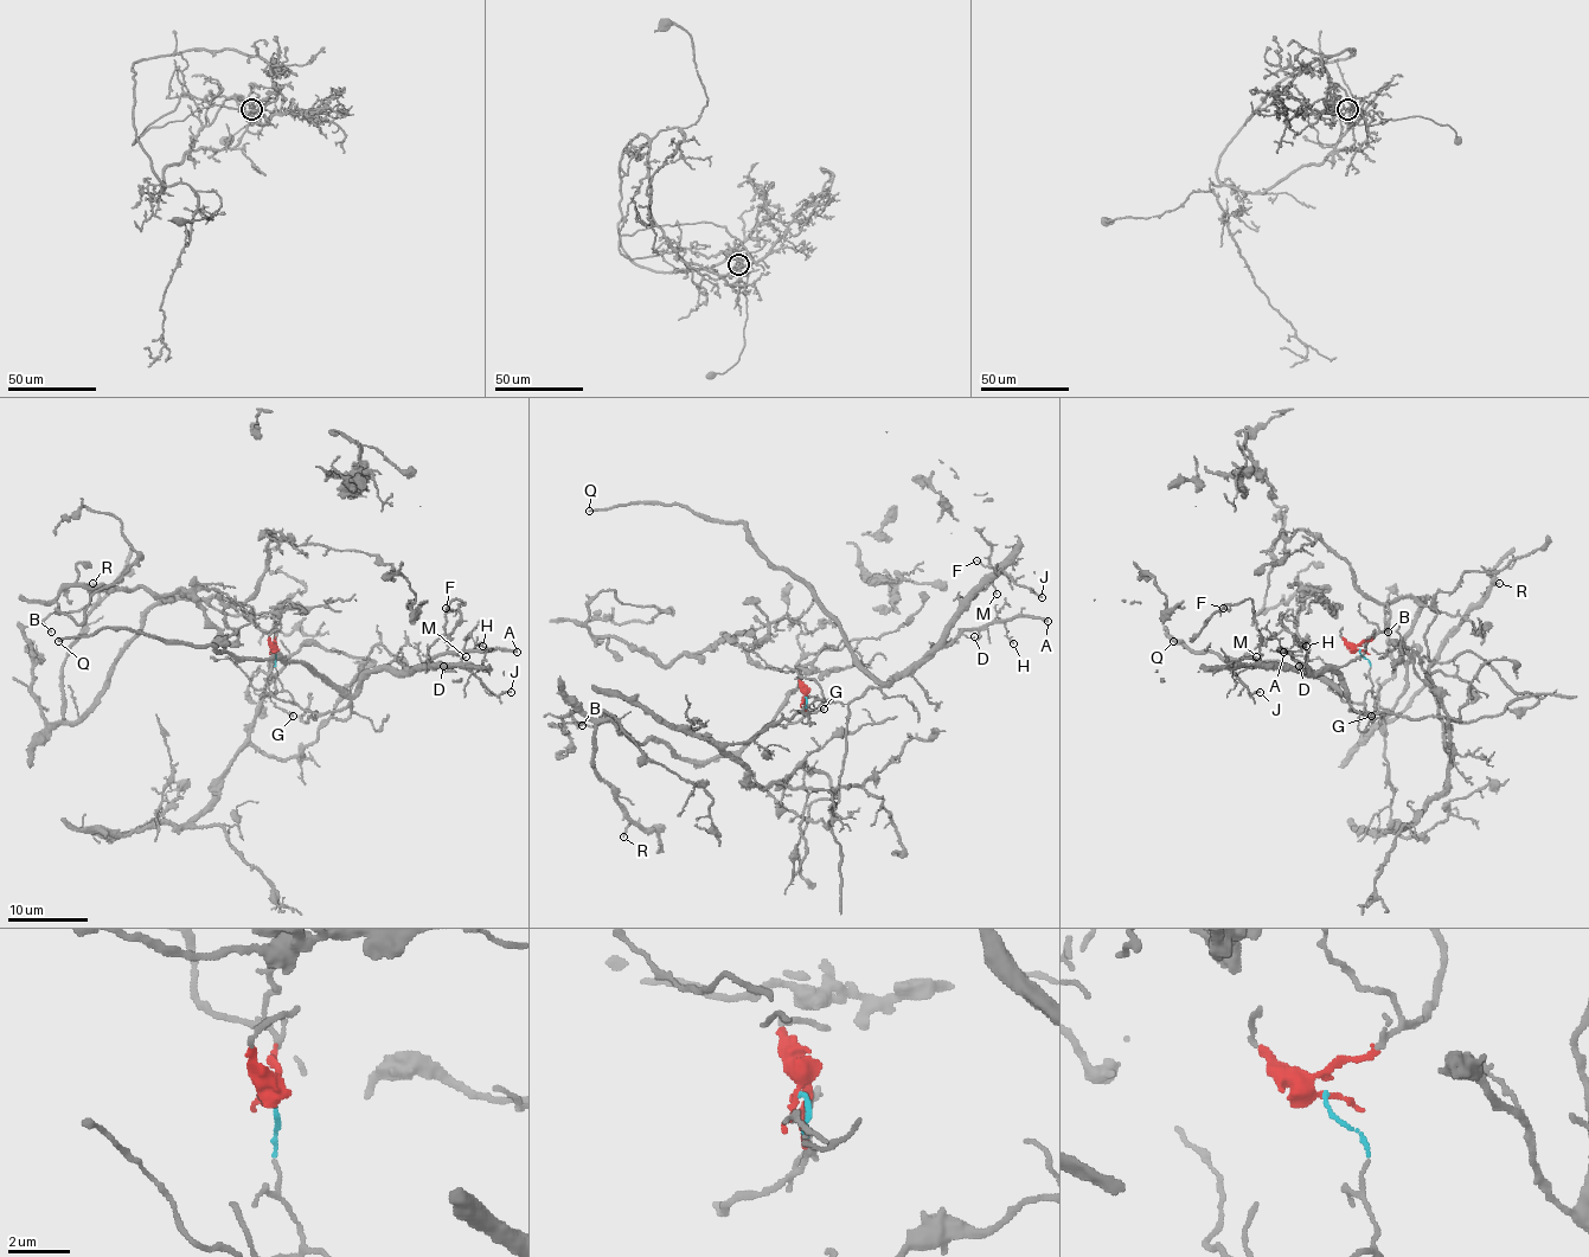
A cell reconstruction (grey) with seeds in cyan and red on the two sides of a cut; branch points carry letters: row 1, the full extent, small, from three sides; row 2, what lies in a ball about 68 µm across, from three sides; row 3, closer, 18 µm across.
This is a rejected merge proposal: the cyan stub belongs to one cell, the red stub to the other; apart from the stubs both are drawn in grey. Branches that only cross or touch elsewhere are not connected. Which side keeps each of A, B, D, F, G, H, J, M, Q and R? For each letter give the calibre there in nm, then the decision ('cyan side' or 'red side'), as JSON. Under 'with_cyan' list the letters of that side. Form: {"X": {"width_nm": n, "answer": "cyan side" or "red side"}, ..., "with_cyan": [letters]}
{"A": {"width_nm": 280, "answer": "cyan side"}, "B": {"width_nm": 130, "answer": "red side"}, "D": {"width_nm": 110, "answer": "cyan side"}, "F": {"width_nm": 100, "answer": "cyan side"}, "G": {"width_nm": 140, "answer": "cyan side"}, "H": {"width_nm": 120, "answer": "cyan side"}, "J": {"width_nm": 160, "answer": "cyan side"}, "M": {"width_nm": 110, "answer": "cyan side"}, "Q": {"width_nm": 240, "answer": "cyan side"}, "R": {"width_nm": 140, "answer": "red side"}, "with_cyan": ["A", "D", "F", "G", "H", "J", "M", "Q"]}

